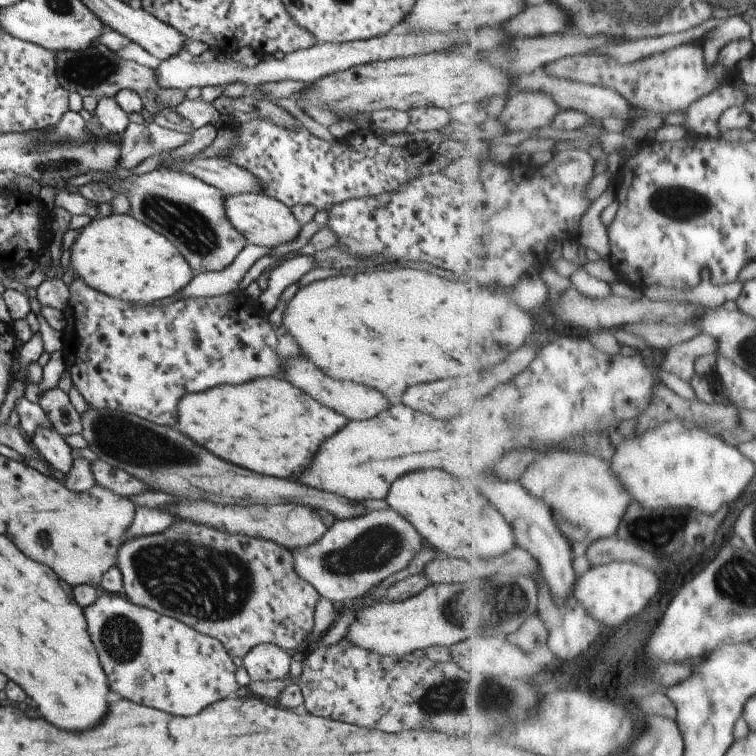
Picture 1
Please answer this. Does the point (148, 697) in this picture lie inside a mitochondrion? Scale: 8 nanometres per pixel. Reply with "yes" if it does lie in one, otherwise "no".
no

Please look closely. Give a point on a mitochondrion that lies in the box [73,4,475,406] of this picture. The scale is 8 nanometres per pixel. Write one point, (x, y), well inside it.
(179, 219)

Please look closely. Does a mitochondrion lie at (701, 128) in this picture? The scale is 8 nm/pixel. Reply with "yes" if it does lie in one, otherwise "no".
no

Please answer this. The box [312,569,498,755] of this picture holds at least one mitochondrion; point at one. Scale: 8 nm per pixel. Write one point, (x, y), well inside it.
(445, 699)

